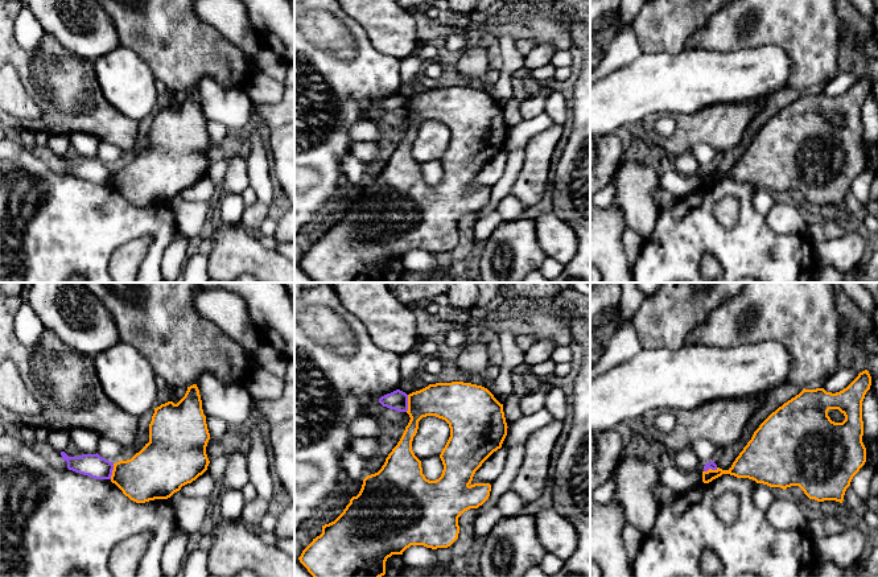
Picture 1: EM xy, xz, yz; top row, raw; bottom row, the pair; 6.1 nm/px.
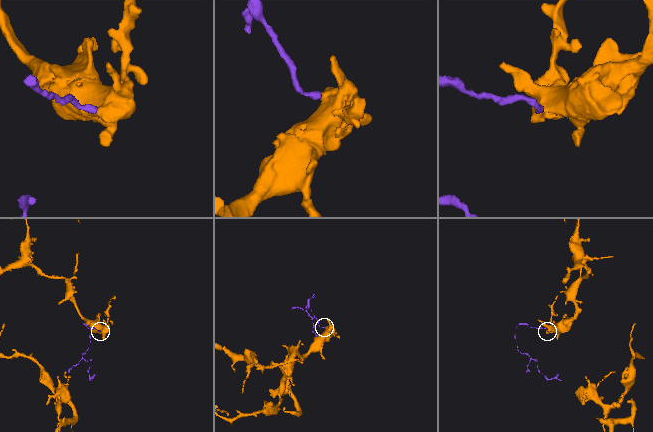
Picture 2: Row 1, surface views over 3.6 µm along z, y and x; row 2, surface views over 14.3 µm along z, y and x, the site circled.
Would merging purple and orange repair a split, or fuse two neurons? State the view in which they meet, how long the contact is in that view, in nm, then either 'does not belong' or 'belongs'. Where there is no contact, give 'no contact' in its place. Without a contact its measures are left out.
xz | 110 nm | does not belong

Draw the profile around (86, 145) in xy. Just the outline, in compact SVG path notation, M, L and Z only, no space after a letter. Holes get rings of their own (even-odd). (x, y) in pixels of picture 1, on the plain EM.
M74 132L70 136L70 144L82 158L96 158L100 140L86 132Z

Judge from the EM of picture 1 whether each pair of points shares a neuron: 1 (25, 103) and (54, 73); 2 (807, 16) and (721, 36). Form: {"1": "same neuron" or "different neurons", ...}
{"1": "different neurons", "2": "same neuron"}

